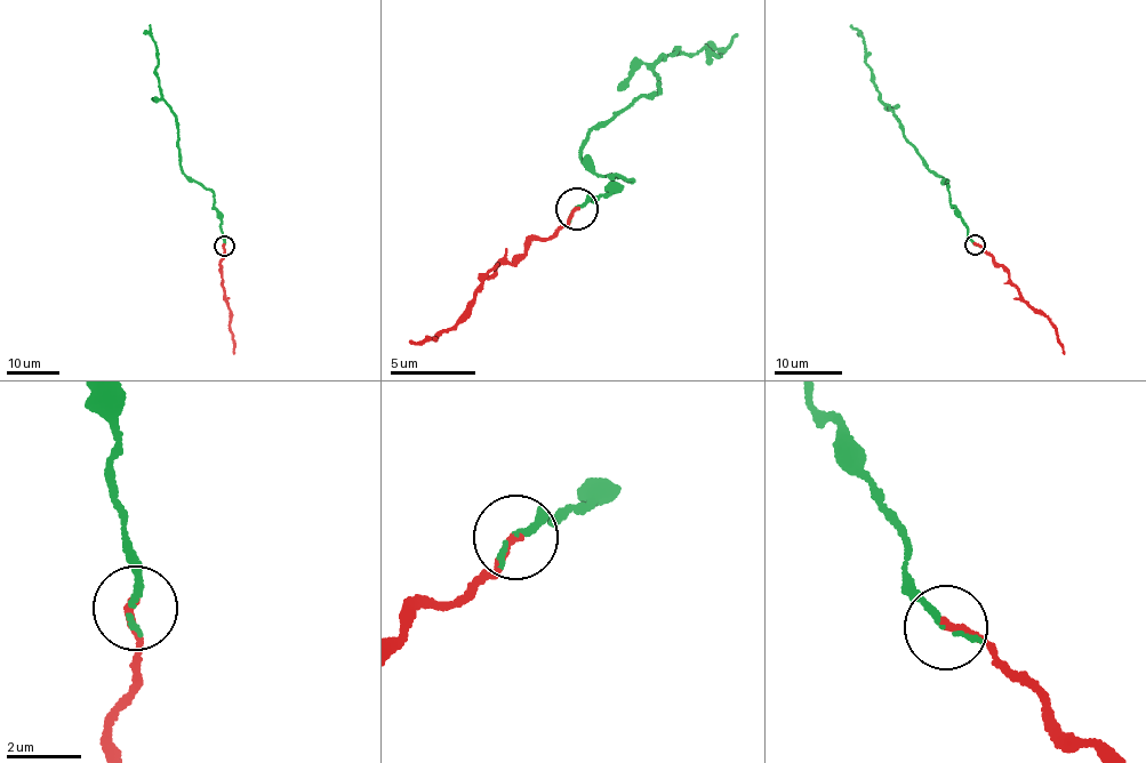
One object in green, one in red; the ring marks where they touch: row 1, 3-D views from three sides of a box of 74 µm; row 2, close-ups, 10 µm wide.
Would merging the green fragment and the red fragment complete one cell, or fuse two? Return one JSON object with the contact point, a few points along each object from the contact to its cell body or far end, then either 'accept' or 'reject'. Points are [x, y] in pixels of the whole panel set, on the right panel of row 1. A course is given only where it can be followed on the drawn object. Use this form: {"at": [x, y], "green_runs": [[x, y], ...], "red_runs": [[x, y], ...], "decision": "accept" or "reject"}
{"at": [975, 245], "green_runs": [[975, 245], [950, 202], [948, 182], [930, 170], [879, 99], [863, 35], [850, 25]], "red_runs": [[975, 245], [1007, 272], [1019, 295], [1049, 319], [1063, 353]], "decision": "accept"}

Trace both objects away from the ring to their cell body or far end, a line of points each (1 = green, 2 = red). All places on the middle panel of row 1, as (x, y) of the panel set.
1: (575, 207), (632, 182), (580, 158), (590, 131), (663, 89), (660, 54), (721, 58), (736, 33)
2: (575, 207), (566, 224), (531, 240), (513, 262), (503, 259), (485, 273), (469, 315), (435, 339), (410, 340)

